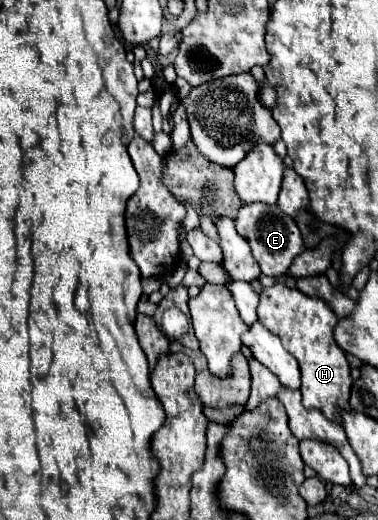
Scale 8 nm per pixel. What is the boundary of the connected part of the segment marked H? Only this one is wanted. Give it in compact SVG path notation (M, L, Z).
M277 282L269 288L263 288L259 294L259 322L279 334L285 350L293 354L299 362L303 384L303 406L305 408L317 408L327 418L341 422L339 414L339 402L349 400L351 390L351 368L347 362L347 352L337 346L333 338L333 326L339 322L337 314L327 306L327 302L319 298L311 298L301 294L297 288L289 288L283 282Z

